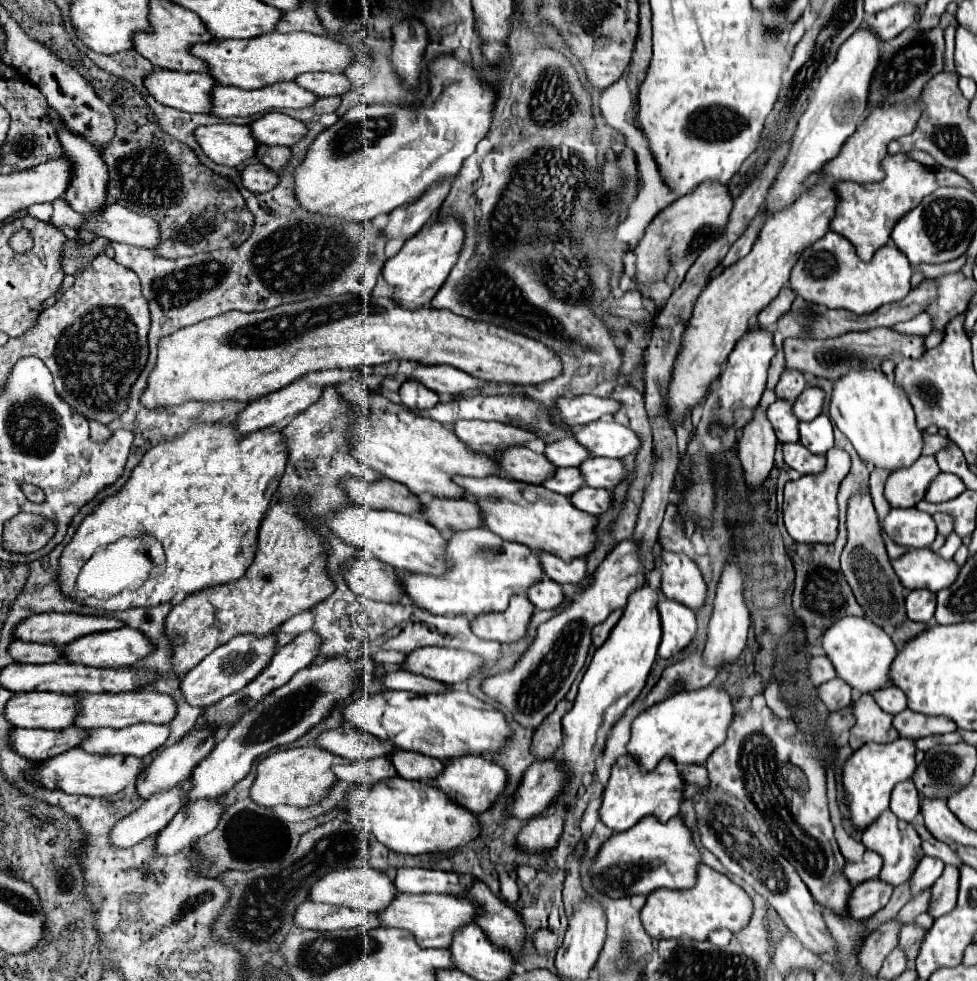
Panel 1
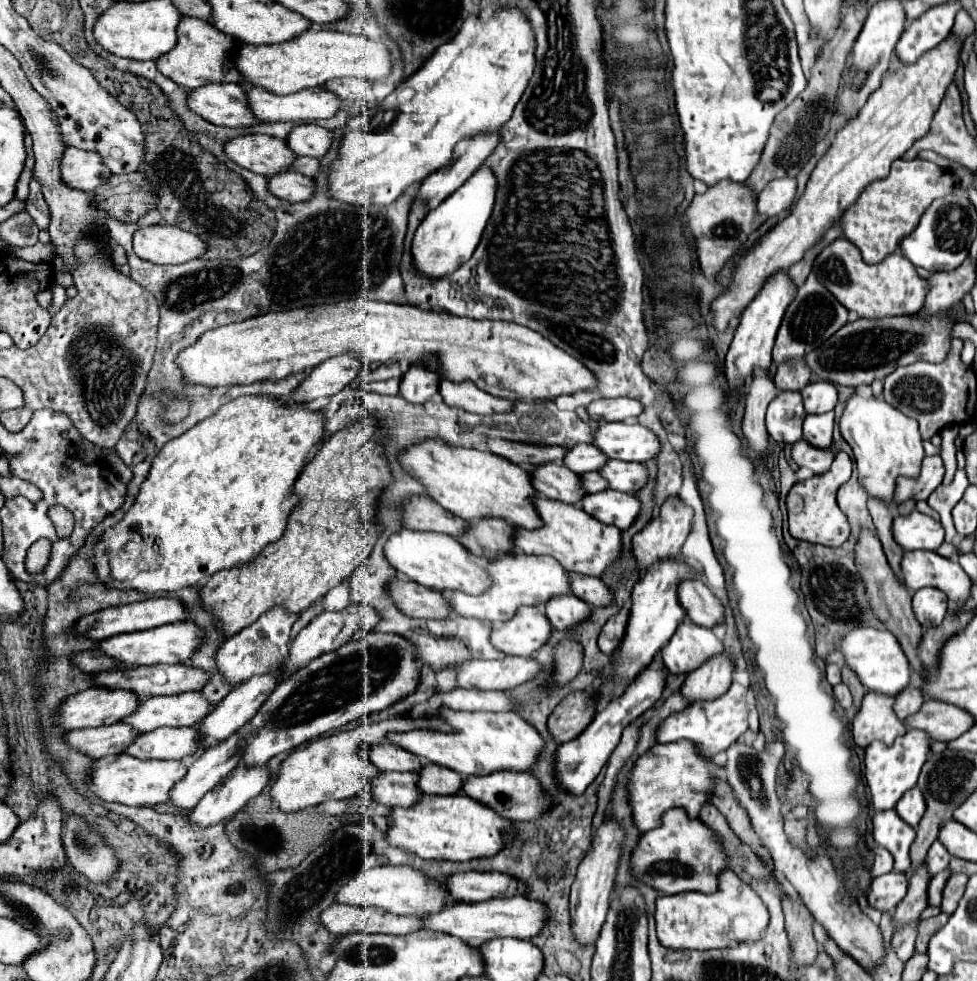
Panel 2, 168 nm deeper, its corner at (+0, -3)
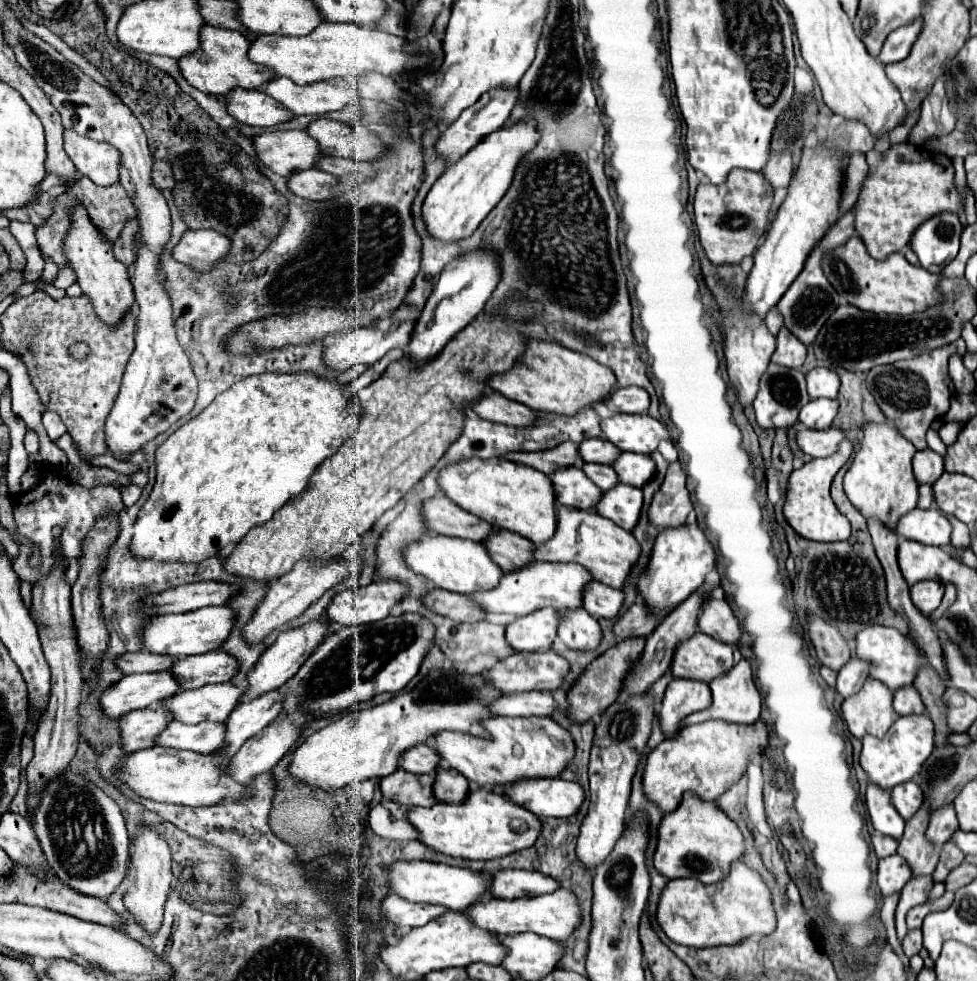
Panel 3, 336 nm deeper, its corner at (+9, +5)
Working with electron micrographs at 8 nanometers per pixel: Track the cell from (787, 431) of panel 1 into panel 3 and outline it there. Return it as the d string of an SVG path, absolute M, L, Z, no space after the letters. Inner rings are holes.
M770 361L766 373L760 377L760 389L754 399L754 411L758 425L768 429L768 427L792 427L798 419L800 409L810 401L810 395L806 391L806 379L800 369L790 369L790 367L780 367Z

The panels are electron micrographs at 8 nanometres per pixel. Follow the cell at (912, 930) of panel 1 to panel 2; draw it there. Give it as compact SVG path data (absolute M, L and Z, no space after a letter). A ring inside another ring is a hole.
M939 913L937 917L931 917L931 919L919 923L919 927L917 927L917 943L915 943L917 953L927 951L927 943L931 939L931 935L935 935L947 923L947 919L949 919L947 913Z

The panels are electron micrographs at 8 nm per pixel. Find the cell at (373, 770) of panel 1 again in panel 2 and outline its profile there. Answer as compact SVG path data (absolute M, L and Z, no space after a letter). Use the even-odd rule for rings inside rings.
M379 773L371 781L371 793L387 807L409 807L419 799L417 773Z

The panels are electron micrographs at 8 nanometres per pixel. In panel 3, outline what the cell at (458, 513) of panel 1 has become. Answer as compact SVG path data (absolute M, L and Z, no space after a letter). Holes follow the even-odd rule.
M506 529L494 531L486 541L486 549L504 573L516 571L516 567L524 567L524 563L532 563L532 551L536 551L532 541Z

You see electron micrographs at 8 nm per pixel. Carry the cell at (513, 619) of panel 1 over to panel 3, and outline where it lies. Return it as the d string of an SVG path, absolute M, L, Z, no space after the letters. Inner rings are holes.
M548 607L518 617L506 627L506 641L516 651L548 651L556 639L560 611Z

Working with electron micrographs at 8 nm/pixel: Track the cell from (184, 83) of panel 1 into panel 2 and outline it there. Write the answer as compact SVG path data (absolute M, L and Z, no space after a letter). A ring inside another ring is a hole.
M207 83L201 85L197 89L187 89L187 97L189 99L189 107L193 107L193 111L197 111L197 115L201 115L205 121L213 123L213 125L227 125L227 127L249 127L259 123L251 111L247 109L247 101L245 101L245 89L237 83Z

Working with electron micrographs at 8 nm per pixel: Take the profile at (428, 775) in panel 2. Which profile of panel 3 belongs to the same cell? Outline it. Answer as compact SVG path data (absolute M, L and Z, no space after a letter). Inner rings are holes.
M452 769L436 771L436 783L434 783L436 801L464 803L466 795L468 795L468 779L464 779L464 775Z

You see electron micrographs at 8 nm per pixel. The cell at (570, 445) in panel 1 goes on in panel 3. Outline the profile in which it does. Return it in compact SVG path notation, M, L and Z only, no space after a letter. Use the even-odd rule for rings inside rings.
M586 439L584 443L580 443L580 455L586 463L604 463L604 465L612 465L612 459L616 459L616 455L622 453L620 449L612 447L612 443L608 443L608 439Z

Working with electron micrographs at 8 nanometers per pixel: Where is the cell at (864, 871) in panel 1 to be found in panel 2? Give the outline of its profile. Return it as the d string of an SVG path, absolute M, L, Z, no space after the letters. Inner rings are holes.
M875 847L873 849L873 867L871 867L871 875L873 877L879 877L879 875L885 875L885 873L891 873L893 871L893 857L887 849L883 847Z

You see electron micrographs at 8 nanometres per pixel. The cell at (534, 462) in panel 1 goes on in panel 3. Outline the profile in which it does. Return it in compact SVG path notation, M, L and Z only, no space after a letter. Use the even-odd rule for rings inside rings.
M580 467L558 469L552 475L552 483L554 483L556 501L560 505L574 509L594 511L596 503L600 501L600 495L604 495L604 491L600 491L600 487L596 487Z

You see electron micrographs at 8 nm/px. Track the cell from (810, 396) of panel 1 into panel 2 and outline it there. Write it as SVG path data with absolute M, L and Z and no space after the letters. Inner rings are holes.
M817 381L817 383L809 383L803 391L803 405L807 413L825 413L831 411L837 403L837 391L835 385L829 381Z

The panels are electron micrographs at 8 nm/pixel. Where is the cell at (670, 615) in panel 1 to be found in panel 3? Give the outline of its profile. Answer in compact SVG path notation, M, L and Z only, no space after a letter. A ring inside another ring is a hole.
M698 631L688 641L678 643L672 673L678 679L710 683L712 679L730 671L732 665L732 647Z

